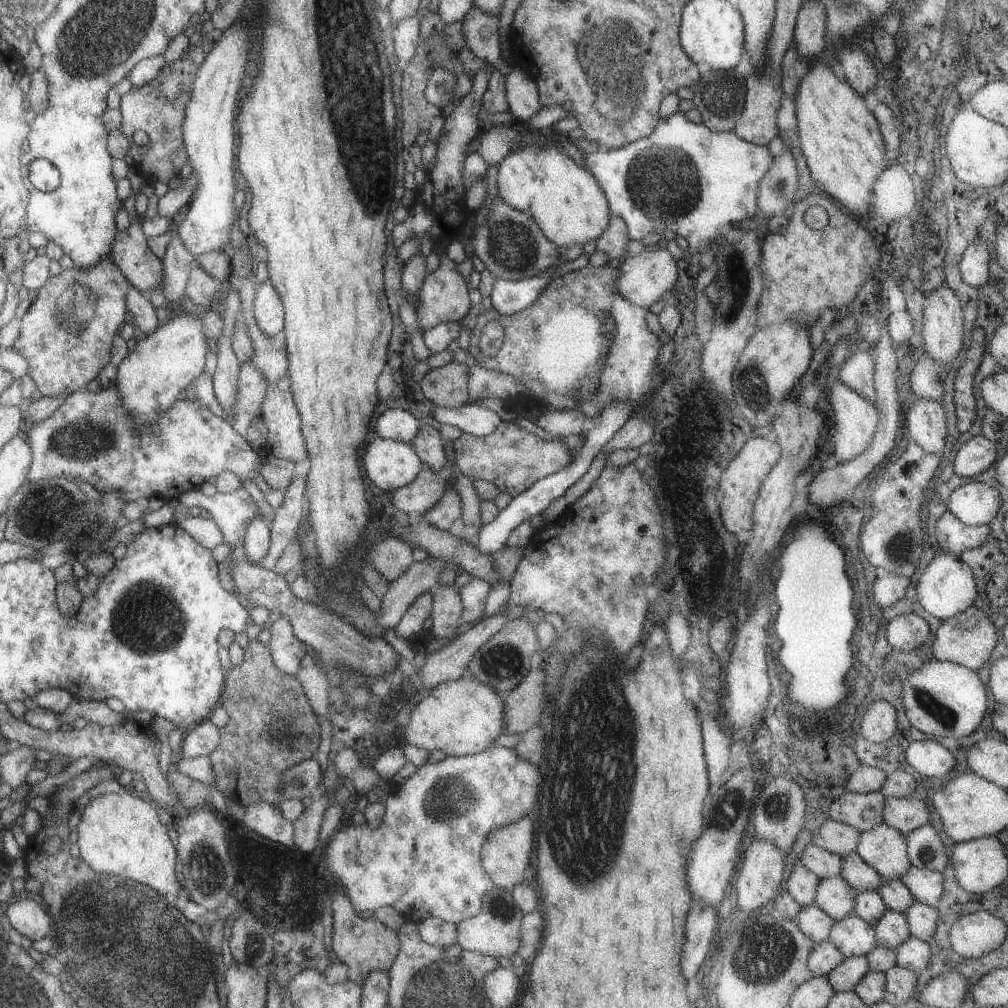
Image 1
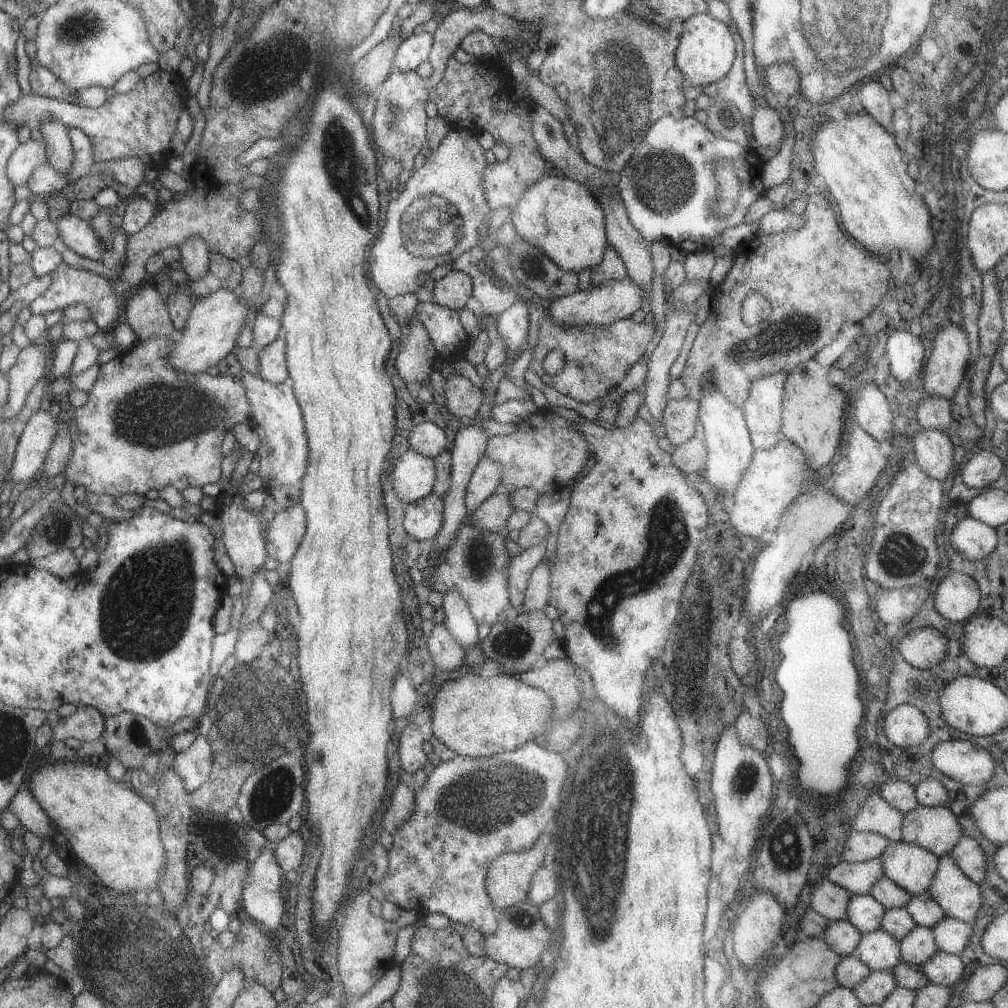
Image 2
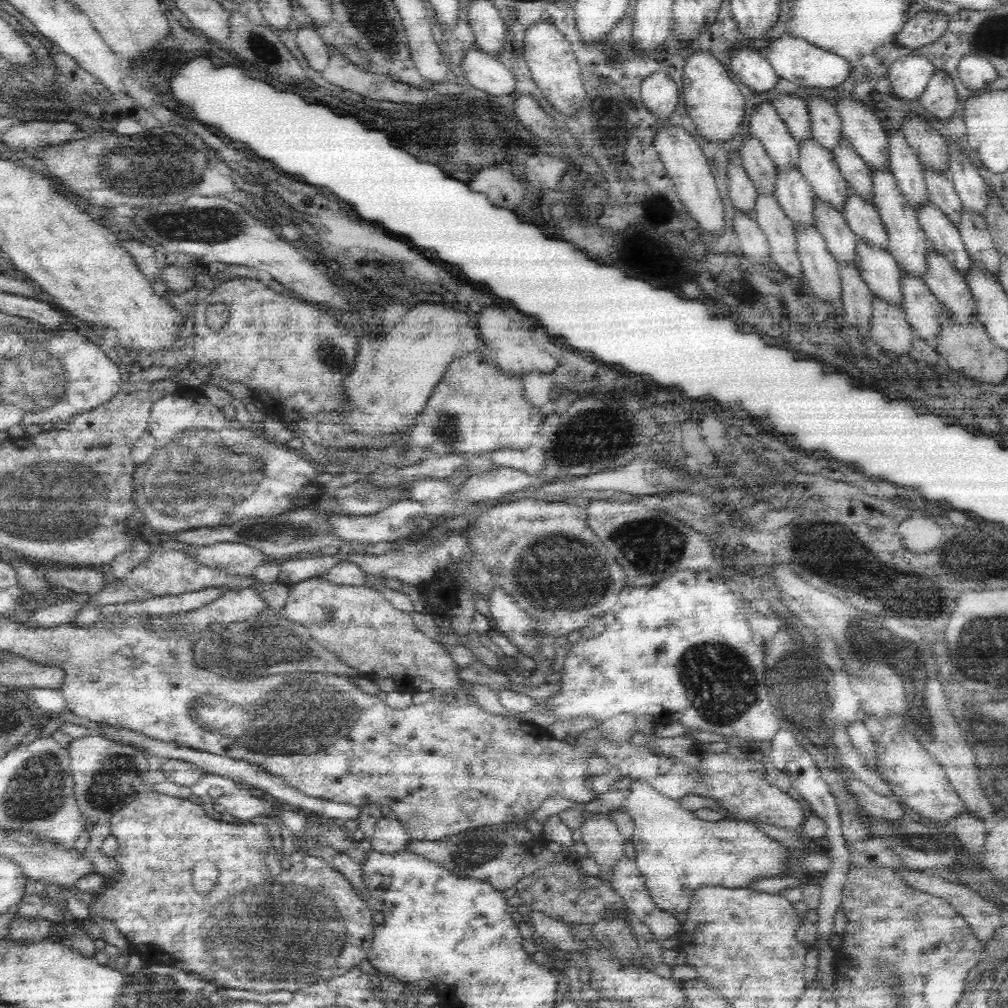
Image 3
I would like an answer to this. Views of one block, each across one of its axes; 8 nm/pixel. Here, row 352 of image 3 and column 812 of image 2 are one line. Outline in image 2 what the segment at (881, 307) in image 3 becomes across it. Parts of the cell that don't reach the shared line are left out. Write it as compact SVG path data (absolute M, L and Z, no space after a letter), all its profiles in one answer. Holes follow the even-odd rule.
M823 880L815 886L811 886L811 890L813 890L813 894L809 896L811 910L815 910L823 918L827 918L829 922L837 922L837 920L847 918L847 906L851 900L849 890L837 886L829 880Z

